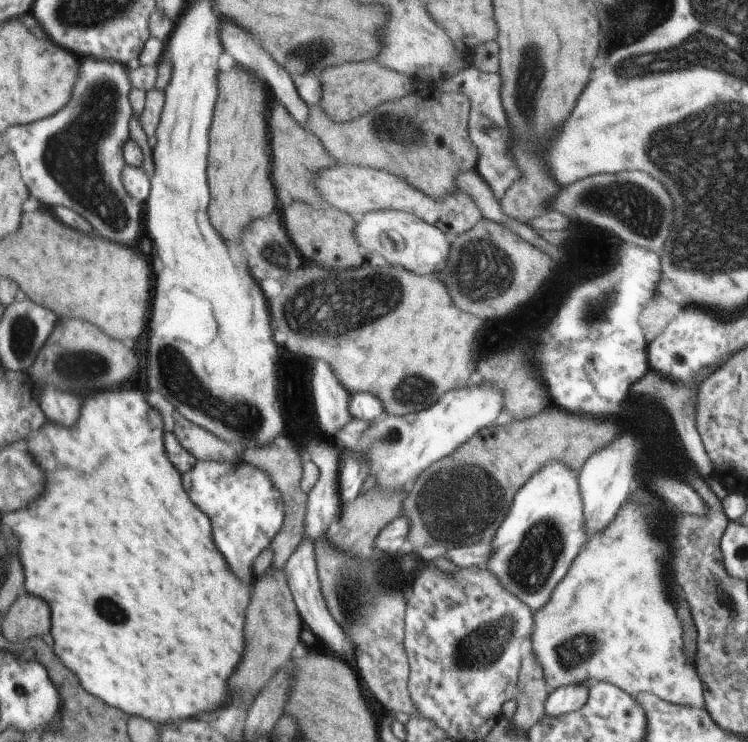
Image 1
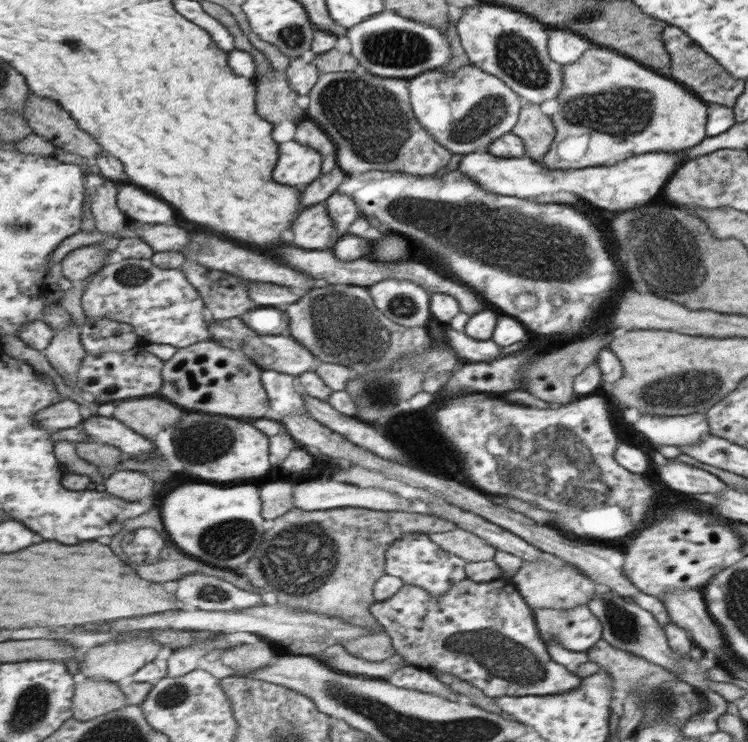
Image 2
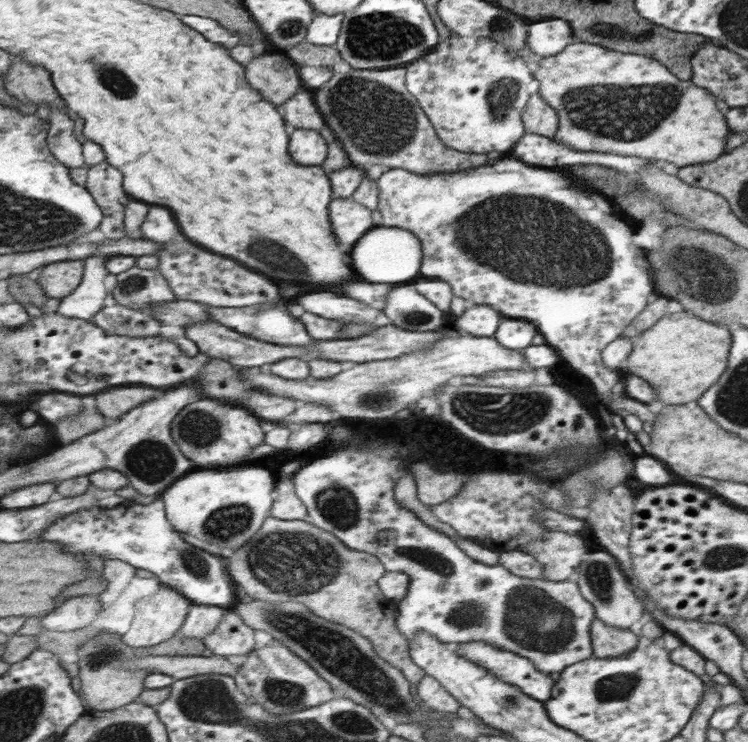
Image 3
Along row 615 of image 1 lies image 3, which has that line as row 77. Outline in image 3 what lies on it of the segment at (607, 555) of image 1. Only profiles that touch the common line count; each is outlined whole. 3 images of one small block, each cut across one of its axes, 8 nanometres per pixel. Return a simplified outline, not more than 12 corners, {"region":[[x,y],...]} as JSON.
{"region":[[577,40],[543,58],[551,139],[666,160],[724,154],[709,90]]}

